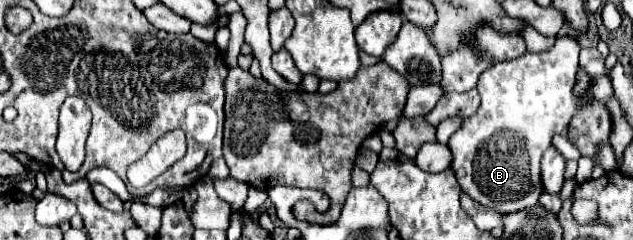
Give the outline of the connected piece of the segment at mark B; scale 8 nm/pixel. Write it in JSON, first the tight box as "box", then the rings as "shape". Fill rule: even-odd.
{"box":[449,35,581,215],"shape":[[[559,35],[555,39],[555,45],[543,53],[525,53],[523,57],[503,61],[481,73],[481,105],[471,117],[463,119],[459,133],[453,133],[453,137],[449,139],[449,149],[453,151],[451,169],[455,171],[459,185],[463,185],[463,193],[503,215],[533,207],[537,203],[539,195],[543,193],[541,157],[551,145],[553,135],[561,133],[575,113],[573,85],[579,65],[579,49],[581,47],[575,37]]]}

